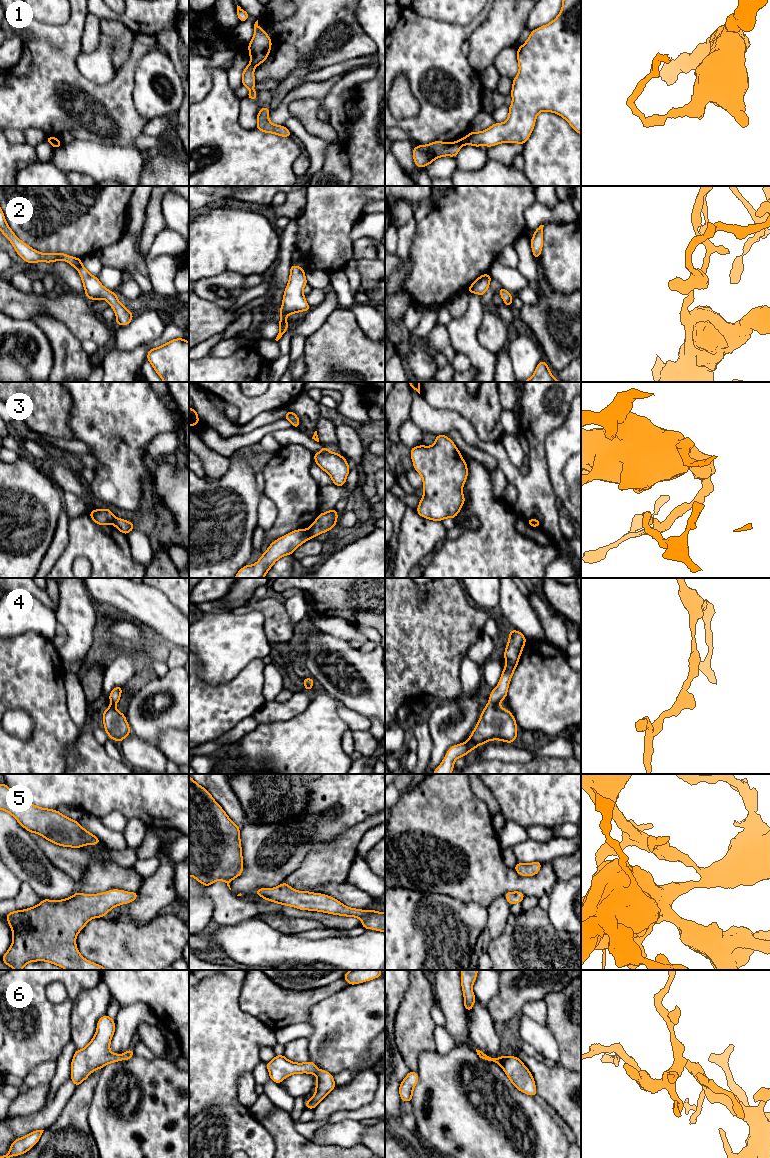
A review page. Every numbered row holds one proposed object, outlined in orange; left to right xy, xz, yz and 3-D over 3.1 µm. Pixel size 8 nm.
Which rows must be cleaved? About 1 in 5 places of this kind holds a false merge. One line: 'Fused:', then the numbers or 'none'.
Fused: 1, 3

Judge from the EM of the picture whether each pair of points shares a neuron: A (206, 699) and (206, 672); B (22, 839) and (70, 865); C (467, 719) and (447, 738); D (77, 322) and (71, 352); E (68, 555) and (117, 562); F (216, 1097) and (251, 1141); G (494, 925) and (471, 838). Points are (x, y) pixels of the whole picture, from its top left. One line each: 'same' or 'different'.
A: different
B: different
C: same
D: different
E: same
F: same
G: different

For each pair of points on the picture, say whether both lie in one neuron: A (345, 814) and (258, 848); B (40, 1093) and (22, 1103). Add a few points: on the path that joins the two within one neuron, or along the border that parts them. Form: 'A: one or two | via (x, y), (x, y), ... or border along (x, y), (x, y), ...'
A: one | via (323, 820), (280, 848)
B: one | via (36, 1096), (26, 1103)

